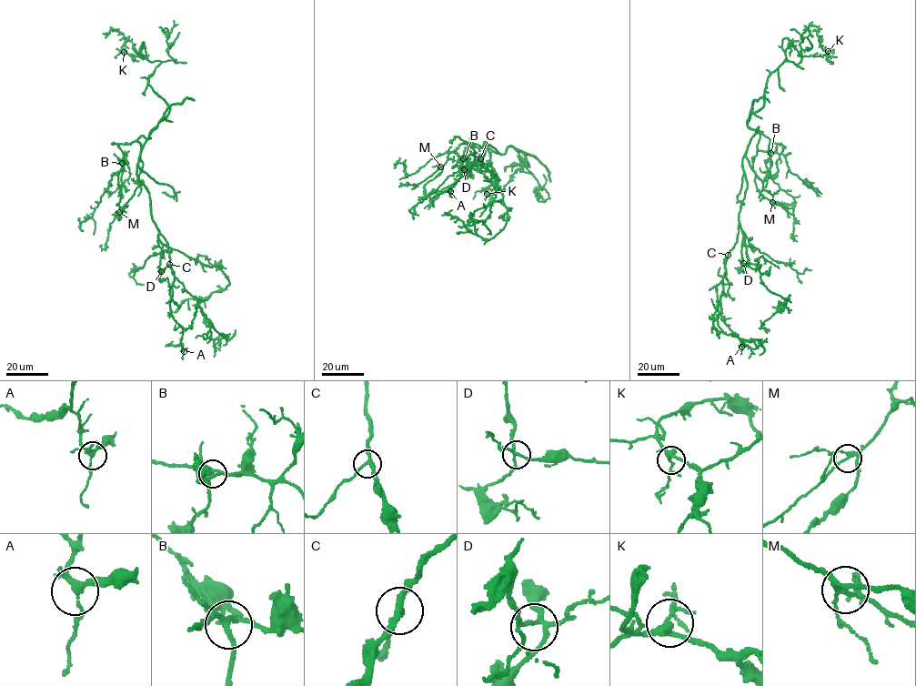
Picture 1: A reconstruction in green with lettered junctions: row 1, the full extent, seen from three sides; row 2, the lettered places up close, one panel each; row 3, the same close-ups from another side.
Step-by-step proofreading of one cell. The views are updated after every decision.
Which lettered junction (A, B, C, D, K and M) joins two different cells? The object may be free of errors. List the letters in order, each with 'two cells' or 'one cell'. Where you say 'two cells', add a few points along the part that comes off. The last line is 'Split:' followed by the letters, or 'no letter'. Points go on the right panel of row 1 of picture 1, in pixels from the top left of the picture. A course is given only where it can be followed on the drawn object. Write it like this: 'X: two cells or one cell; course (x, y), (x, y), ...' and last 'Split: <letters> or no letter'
A: one cell
B: one cell
C: one cell
D: one cell
K: one cell
M: one cell
Split: no letter

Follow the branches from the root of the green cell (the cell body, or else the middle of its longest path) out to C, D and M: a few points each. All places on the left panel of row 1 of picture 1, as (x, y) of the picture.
C: (139, 158), (136, 176), (149, 194), (152, 218), (167, 243), (169, 264)
D: (139, 158), (136, 176), (149, 194), (152, 218), (162, 245), (159, 267), (161, 271)
M: (139, 158), (146, 139), (143, 136), (128, 144), (118, 145), (123, 156), (122, 168), (118, 173), (119, 212)

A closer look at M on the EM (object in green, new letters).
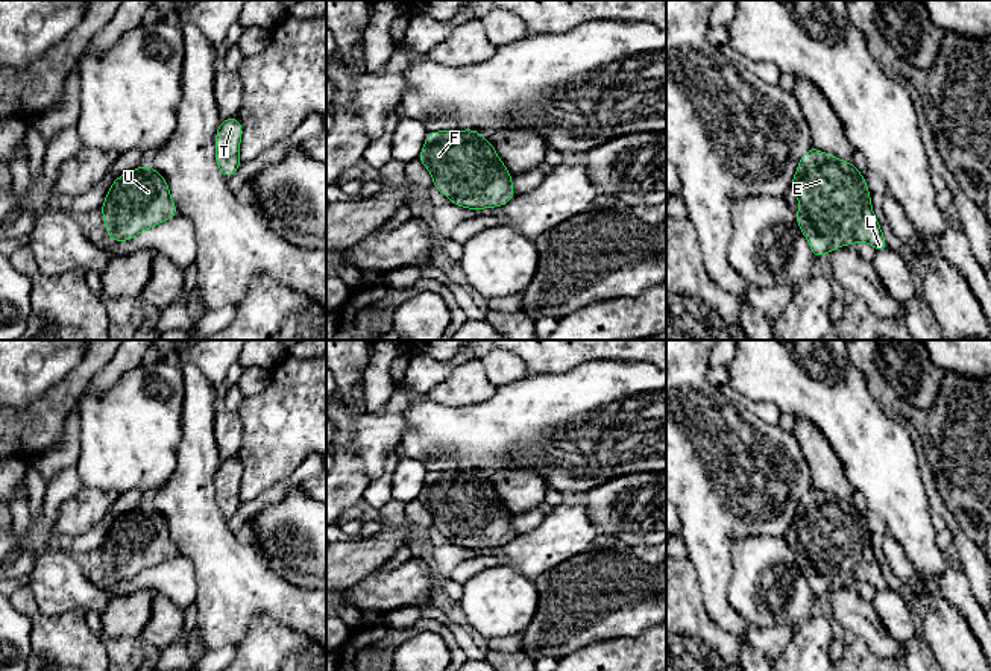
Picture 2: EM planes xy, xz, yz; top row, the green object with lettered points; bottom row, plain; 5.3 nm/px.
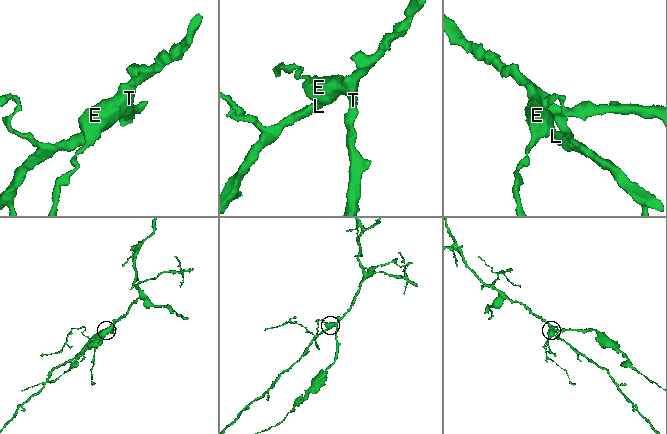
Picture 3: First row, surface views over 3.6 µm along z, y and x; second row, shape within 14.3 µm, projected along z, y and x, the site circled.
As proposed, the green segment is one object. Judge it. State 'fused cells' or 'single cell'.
single cell

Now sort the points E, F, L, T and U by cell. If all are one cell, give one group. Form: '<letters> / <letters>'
E F L T U

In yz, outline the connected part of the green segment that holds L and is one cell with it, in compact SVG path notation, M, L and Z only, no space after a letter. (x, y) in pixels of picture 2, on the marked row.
M810 147L789 188L800 200L795 219L815 260L857 241L868 241L876 252L889 247L873 213L865 176L850 161Z

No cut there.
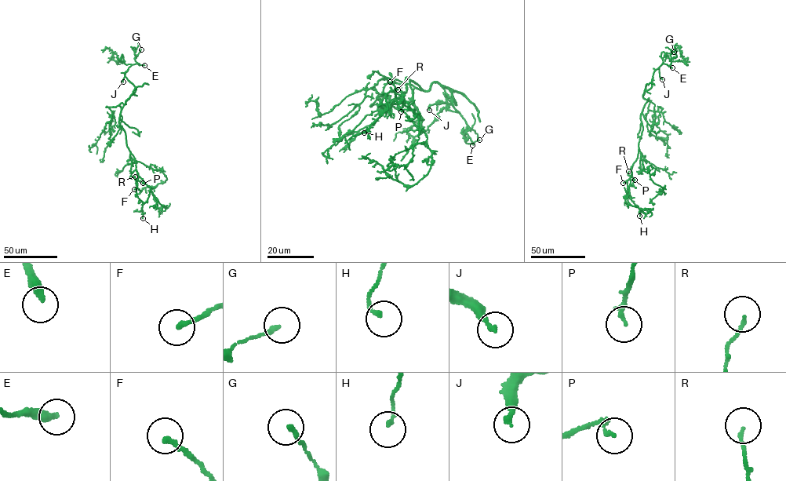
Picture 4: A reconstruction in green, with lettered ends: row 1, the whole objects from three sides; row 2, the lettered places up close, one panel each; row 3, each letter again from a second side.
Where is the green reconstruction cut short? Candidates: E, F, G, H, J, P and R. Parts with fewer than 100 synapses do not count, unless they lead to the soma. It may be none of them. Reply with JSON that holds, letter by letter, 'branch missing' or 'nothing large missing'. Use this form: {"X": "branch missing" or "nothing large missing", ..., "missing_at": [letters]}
{"E": "branch missing", "F": "branch missing", "G": "nothing large missing", "H": "nothing large missing", "J": "branch missing", "P": "nothing large missing", "R": "nothing large missing", "missing_at": ["E", "F", "J"]}

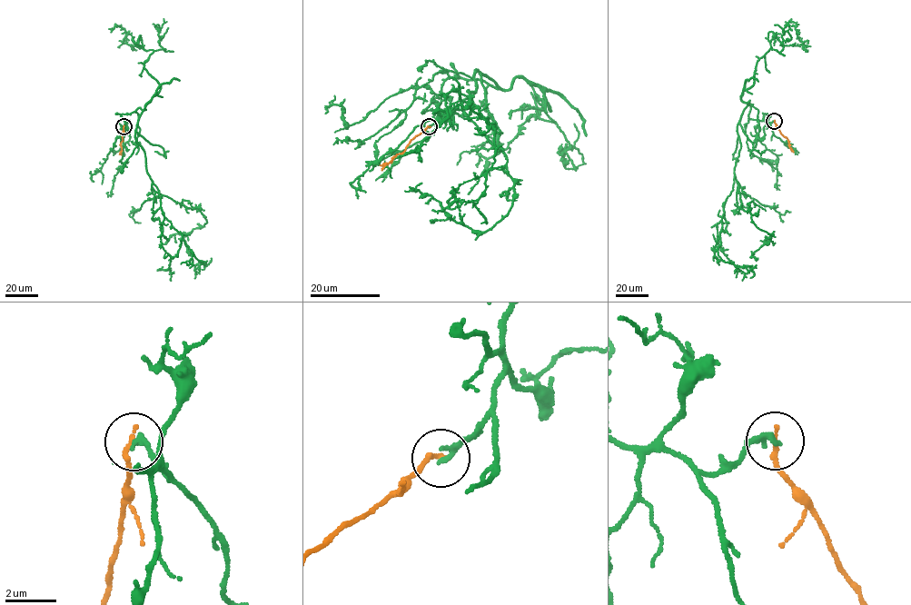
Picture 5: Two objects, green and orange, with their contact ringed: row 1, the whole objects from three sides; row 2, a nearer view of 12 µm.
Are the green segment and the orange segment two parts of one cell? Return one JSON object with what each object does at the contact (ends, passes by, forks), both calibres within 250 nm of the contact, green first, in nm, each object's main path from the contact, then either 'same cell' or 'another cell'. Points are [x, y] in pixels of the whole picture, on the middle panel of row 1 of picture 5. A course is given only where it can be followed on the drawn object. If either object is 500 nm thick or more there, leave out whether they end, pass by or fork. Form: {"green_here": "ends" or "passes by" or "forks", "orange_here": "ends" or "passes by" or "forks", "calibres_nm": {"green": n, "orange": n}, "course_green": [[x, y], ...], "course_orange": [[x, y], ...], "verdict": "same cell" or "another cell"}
{"green_here": "ends", "orange_here": "ends", "calibres_nm": {"green": 240, "orange": 190}, "course_green": [[429, 127], [448, 78], [502, 90], [474, 70], [461, 107], [504, 153], [510, 210], [481, 232], [458, 207]], "course_orange": [[429, 127], [410, 141], [405, 149], [392, 157], [382, 170]], "verdict": "another cell"}

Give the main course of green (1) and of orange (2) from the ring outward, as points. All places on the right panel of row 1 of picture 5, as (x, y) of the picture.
1: (775, 121), (749, 119), (750, 100), (737, 129), (740, 206), (772, 234), (752, 255), (757, 261)
2: (775, 121), (793, 152)

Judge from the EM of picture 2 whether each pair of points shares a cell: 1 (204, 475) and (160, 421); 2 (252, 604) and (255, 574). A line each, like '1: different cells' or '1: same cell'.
1: different cells
2: same cell

